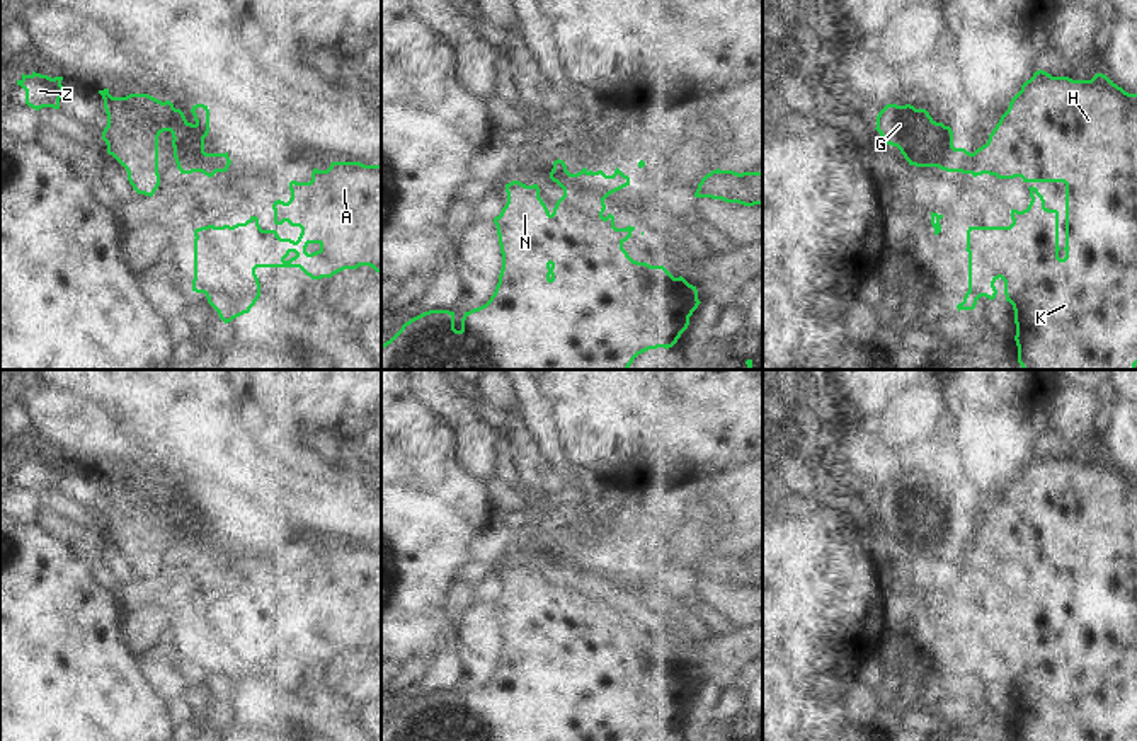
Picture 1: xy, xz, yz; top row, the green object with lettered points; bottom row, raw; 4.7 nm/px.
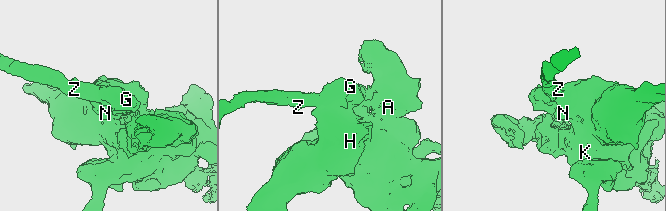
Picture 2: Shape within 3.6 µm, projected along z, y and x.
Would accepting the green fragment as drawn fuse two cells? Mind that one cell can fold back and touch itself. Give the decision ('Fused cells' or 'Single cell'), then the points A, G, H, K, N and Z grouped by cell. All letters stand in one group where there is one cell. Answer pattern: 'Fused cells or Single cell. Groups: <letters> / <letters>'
Fused cells. Groups: A H K N / G Z

